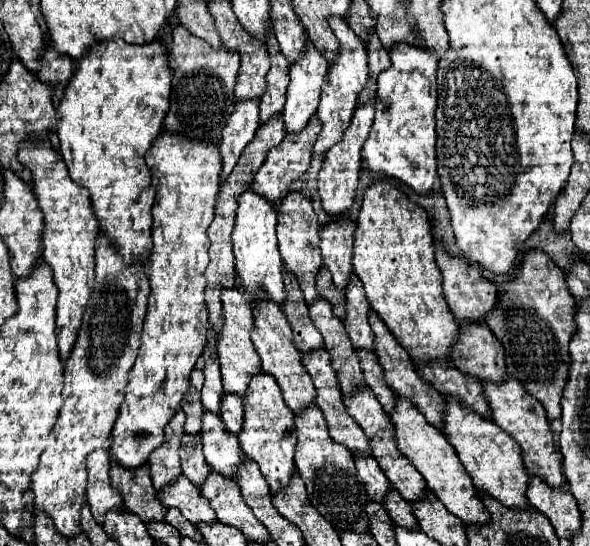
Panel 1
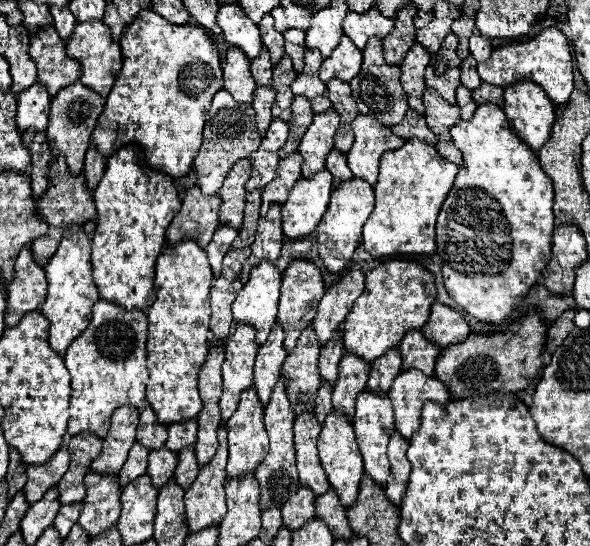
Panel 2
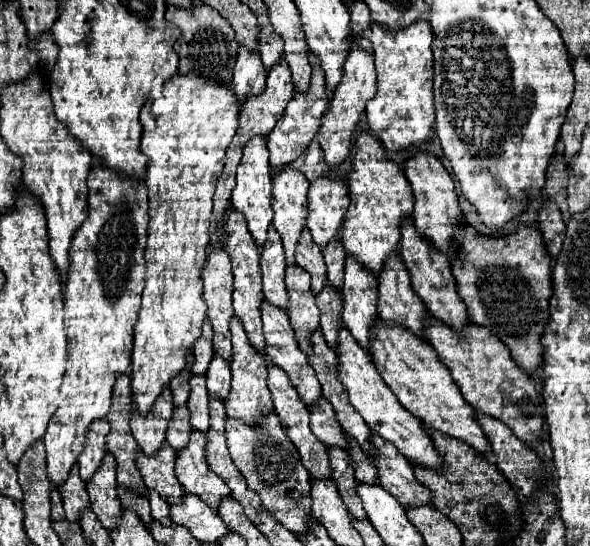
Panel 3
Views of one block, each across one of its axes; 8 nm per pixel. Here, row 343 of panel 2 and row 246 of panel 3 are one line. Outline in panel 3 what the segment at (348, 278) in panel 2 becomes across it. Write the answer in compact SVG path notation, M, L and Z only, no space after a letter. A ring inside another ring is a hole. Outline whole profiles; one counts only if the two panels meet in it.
M318 178L308 190L308 218L306 226L320 248L340 234L342 222L348 212L348 186L338 180Z

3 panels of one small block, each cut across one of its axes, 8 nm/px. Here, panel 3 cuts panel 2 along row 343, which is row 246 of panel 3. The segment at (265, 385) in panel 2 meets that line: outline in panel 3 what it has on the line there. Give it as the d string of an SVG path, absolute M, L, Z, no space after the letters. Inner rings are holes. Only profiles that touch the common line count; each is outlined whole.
M270 226L268 230L268 240L266 246L260 254L260 268L262 268L262 284L264 284L264 298L288 312L288 290L284 284L284 274L286 274L286 262L284 262L284 248L282 248L282 240L280 234L274 230L274 226Z

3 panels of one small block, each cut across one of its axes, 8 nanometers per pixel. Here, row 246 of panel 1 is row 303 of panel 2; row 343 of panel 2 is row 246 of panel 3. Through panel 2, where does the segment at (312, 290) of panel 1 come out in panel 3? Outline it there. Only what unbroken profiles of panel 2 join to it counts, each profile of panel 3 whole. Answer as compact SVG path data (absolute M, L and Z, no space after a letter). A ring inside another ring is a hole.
M284 168L272 182L272 226L278 230L286 250L286 264L294 266L294 252L308 214L308 186L310 182L300 170Z

